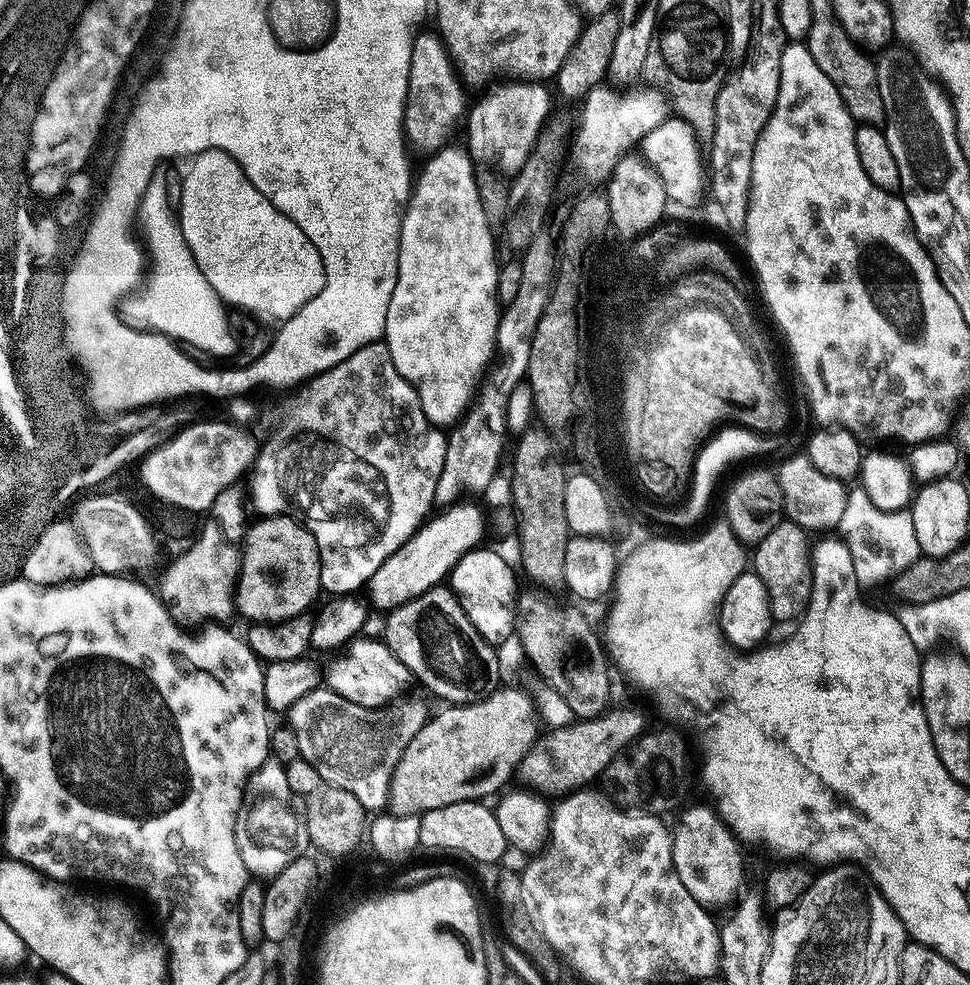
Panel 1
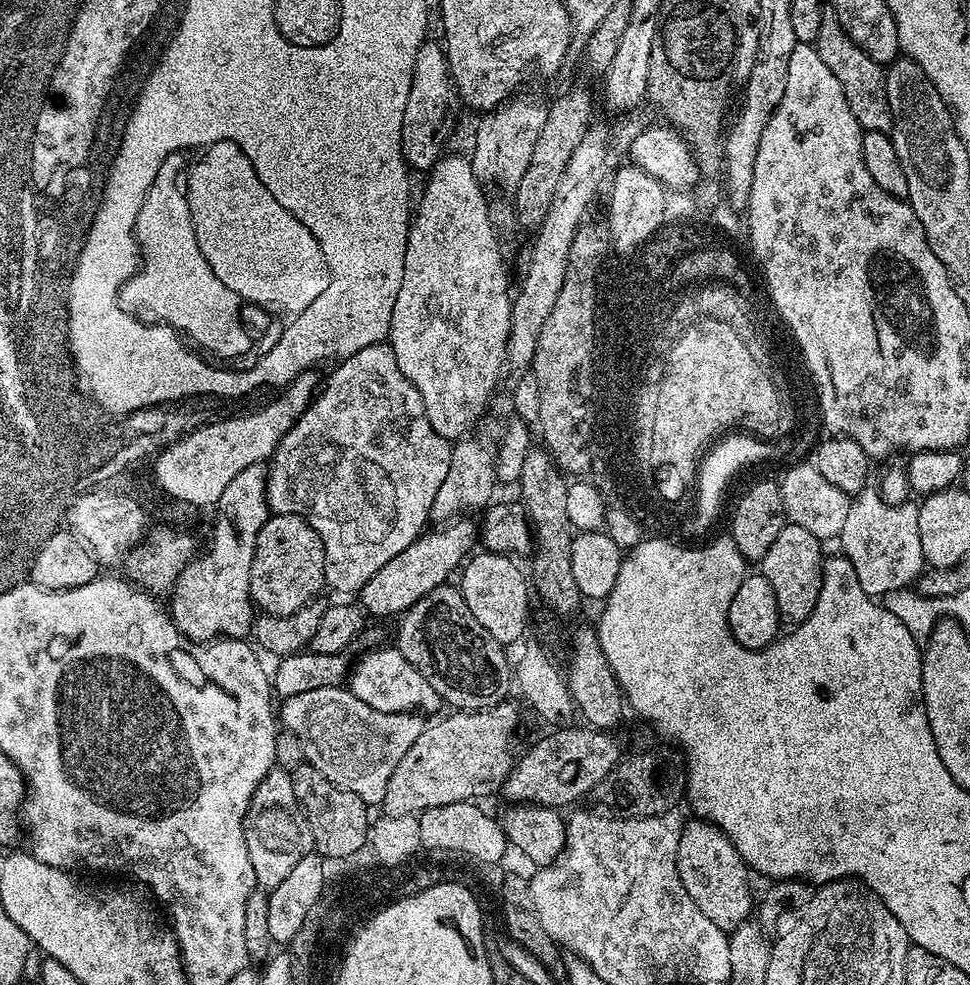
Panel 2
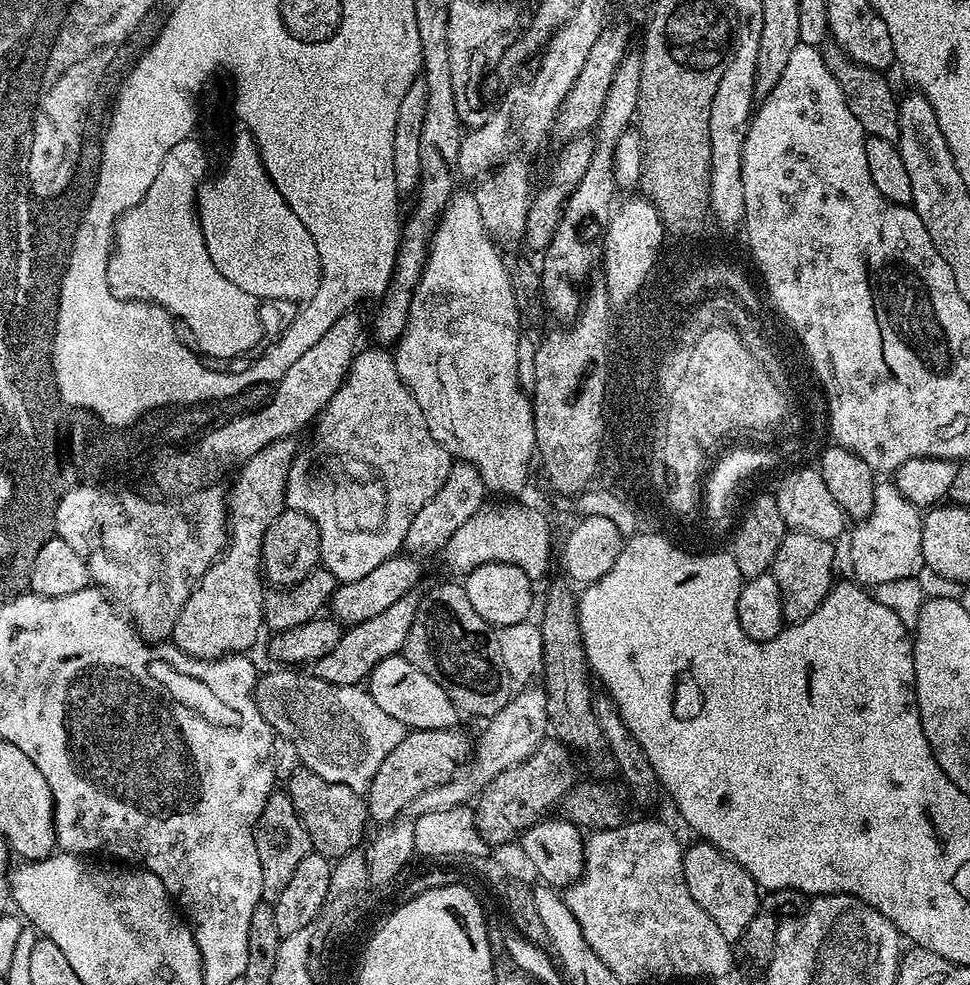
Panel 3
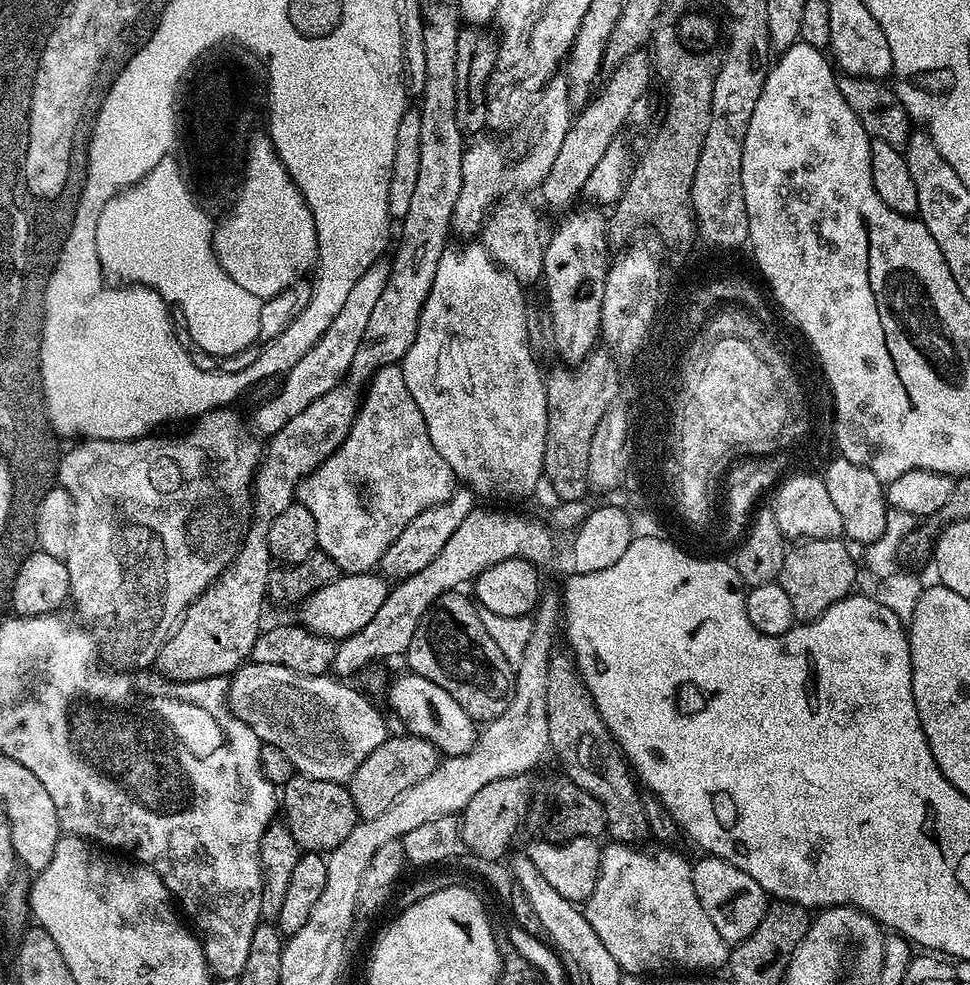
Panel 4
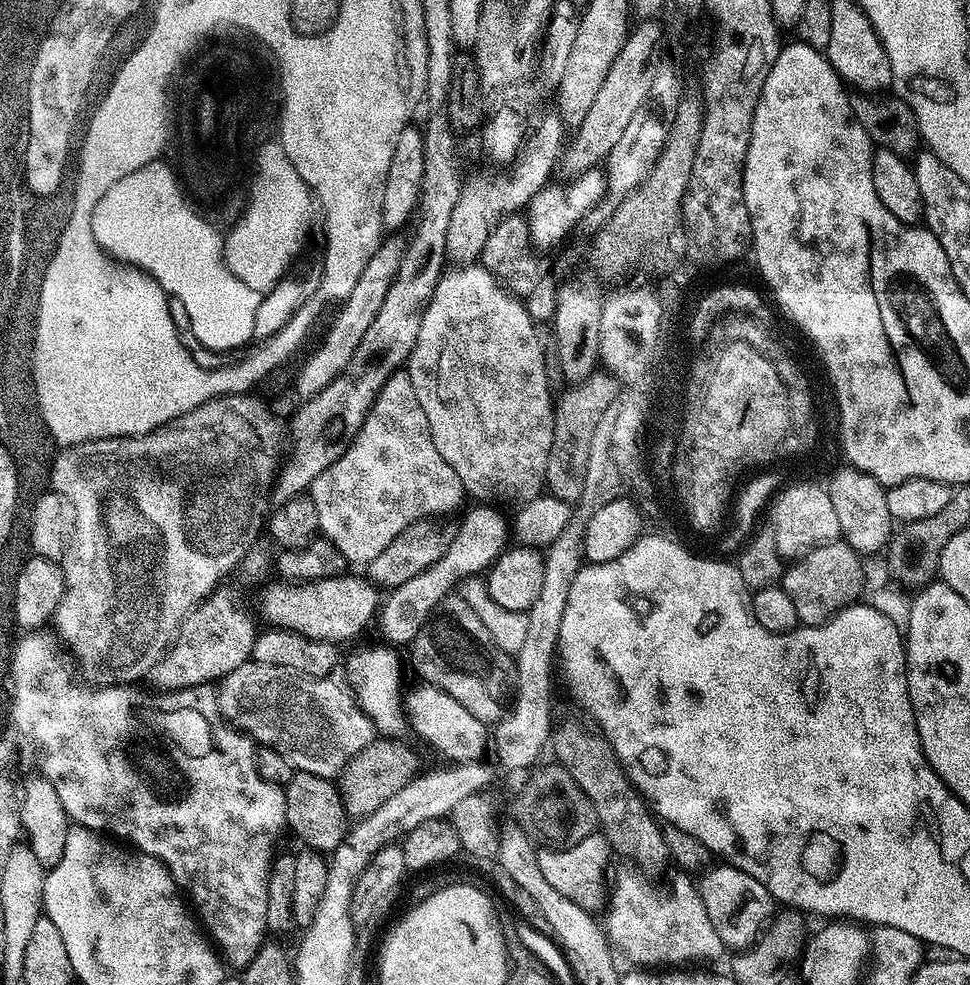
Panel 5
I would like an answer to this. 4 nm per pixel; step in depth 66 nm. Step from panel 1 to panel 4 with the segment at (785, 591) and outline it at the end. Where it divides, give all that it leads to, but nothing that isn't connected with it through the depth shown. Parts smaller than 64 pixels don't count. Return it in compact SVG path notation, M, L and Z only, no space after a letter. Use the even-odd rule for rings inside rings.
M843 539L806 540L796 542L784 553L778 582L790 597L797 621L817 620L834 602L844 599L856 584L856 564Z

